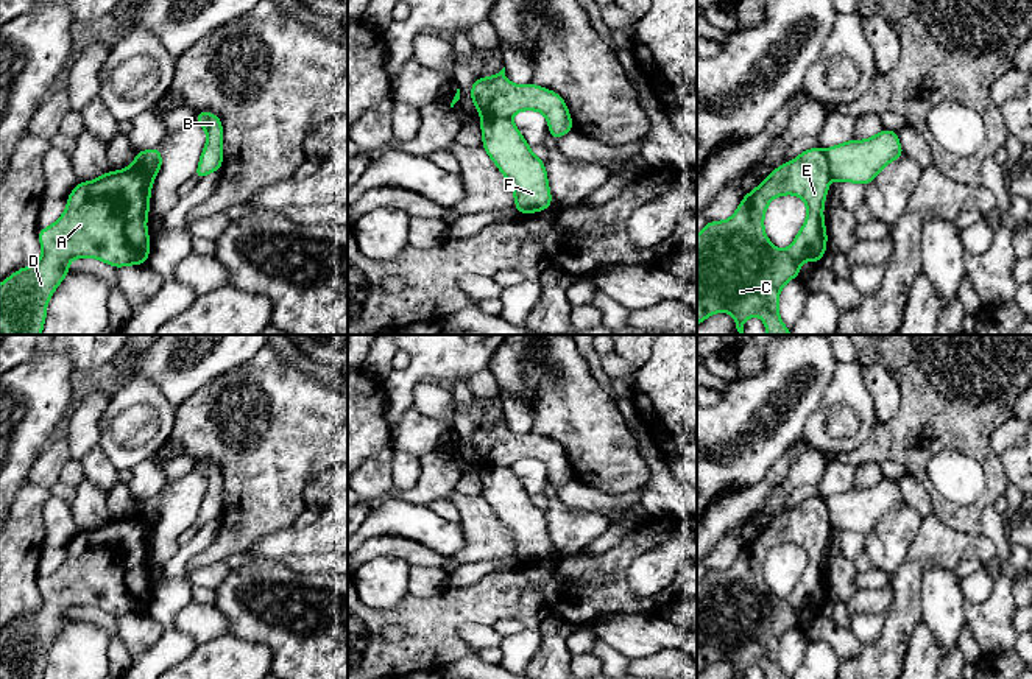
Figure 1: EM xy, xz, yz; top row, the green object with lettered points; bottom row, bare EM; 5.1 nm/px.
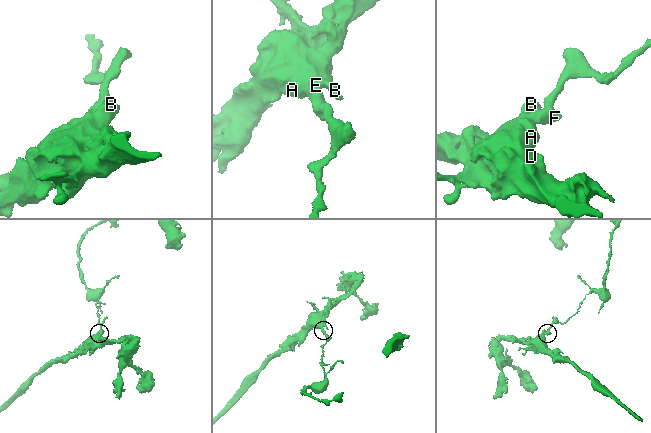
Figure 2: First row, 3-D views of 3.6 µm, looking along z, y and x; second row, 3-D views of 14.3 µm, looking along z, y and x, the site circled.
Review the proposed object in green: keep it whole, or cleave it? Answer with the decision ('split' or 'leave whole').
split

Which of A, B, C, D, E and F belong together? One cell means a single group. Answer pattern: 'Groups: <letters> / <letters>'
Groups: A B C D E / F

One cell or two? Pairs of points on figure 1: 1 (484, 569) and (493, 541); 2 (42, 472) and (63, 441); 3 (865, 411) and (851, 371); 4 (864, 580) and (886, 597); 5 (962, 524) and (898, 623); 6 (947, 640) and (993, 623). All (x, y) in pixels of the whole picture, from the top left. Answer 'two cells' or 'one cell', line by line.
1: two cells
2: one cell
3: one cell
4: two cells
5: two cells
6: two cells

